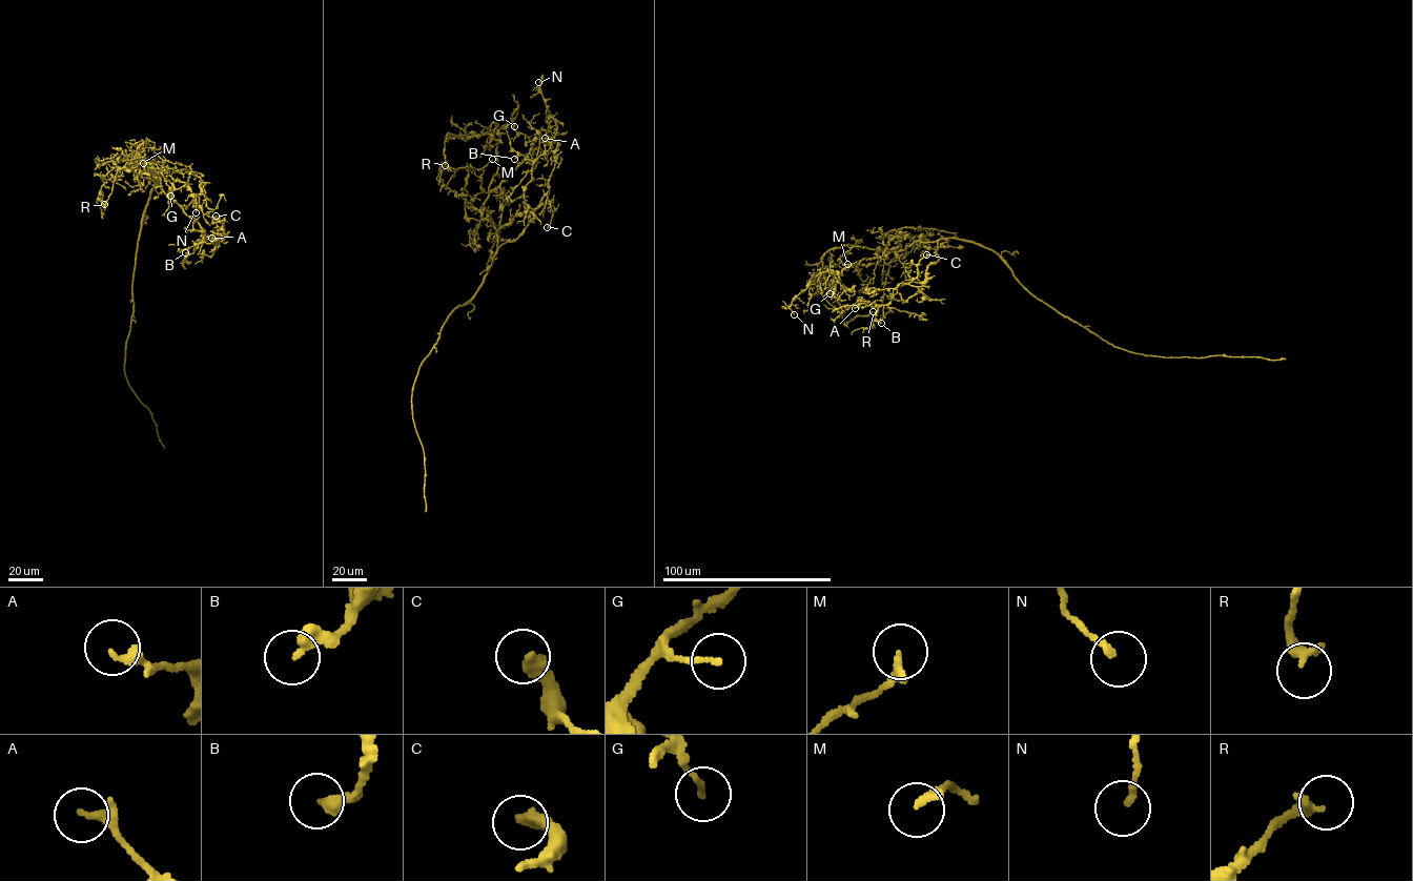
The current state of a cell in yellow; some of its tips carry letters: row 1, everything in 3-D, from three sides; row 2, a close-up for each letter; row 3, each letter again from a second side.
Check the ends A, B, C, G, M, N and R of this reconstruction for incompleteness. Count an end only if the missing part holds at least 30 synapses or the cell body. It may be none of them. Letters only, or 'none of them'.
none of them

